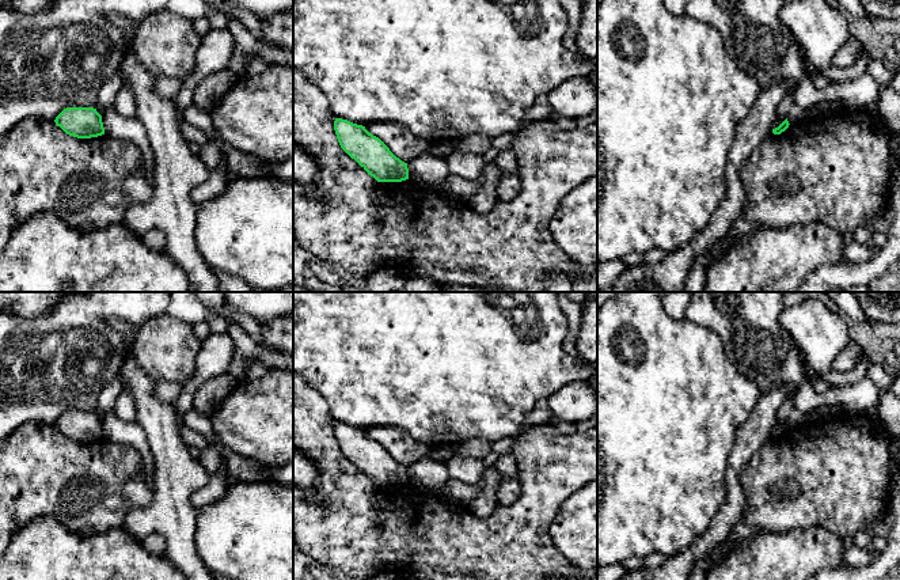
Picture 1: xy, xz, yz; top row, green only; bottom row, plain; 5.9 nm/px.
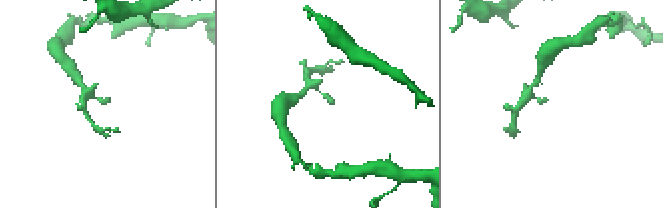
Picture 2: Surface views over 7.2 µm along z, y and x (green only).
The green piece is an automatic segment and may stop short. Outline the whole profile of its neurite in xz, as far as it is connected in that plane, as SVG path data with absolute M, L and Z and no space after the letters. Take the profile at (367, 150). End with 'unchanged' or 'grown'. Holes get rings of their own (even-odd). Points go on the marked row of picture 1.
M337 118L334 130L341 148L377 182L402 182L409 179L407 163L396 158L365 126Z | unchanged

